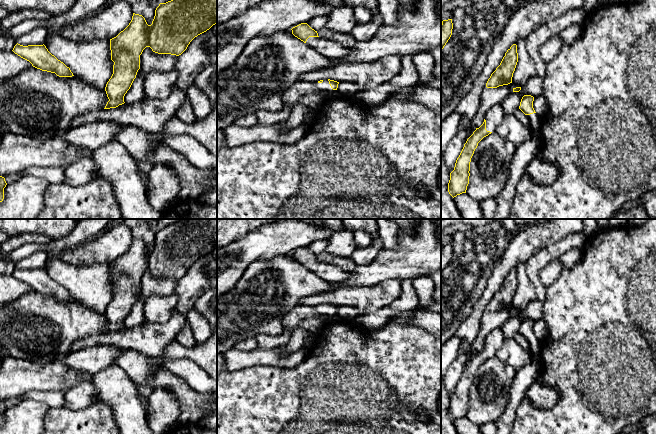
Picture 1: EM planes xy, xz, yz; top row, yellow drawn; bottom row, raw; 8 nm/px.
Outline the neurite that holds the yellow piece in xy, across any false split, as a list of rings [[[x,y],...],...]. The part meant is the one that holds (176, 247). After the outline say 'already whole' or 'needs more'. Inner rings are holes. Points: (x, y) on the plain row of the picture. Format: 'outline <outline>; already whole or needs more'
outline [[[182,219],[166,227],[160,227],[155,234],[151,249],[142,239],[133,237],[129,249],[116,261],[110,263],[113,298],[106,308],[109,325],[104,333],[116,332],[124,328],[124,320],[130,313],[140,293],[140,279],[146,271],[158,278],[179,280],[198,259],[217,247],[217,219]]]; already whole

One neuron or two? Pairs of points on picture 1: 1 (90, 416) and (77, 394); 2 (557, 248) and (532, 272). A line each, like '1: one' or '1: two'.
1: two
2: one

